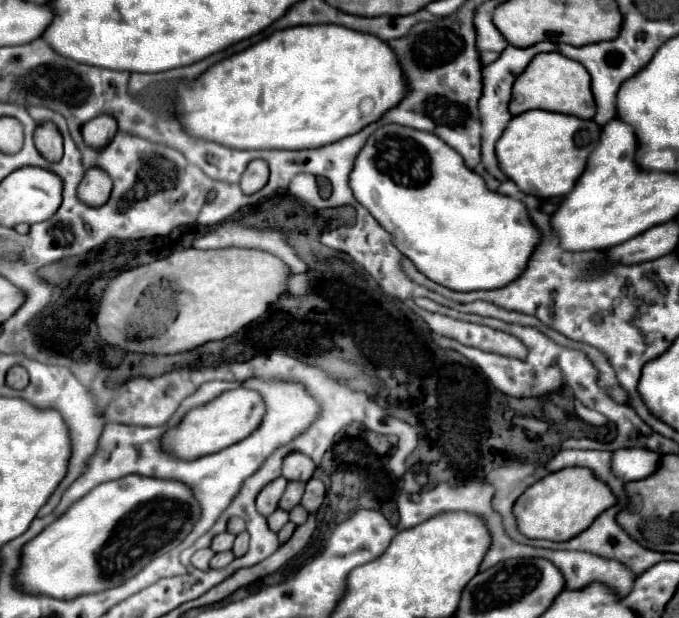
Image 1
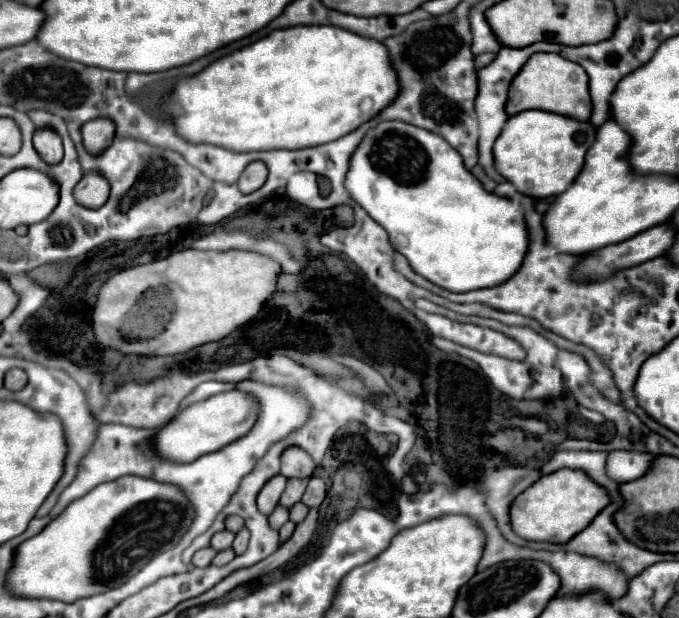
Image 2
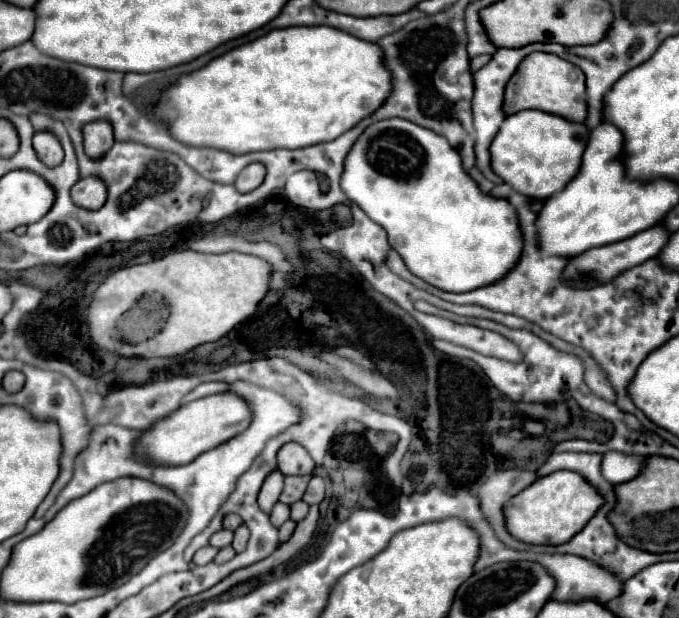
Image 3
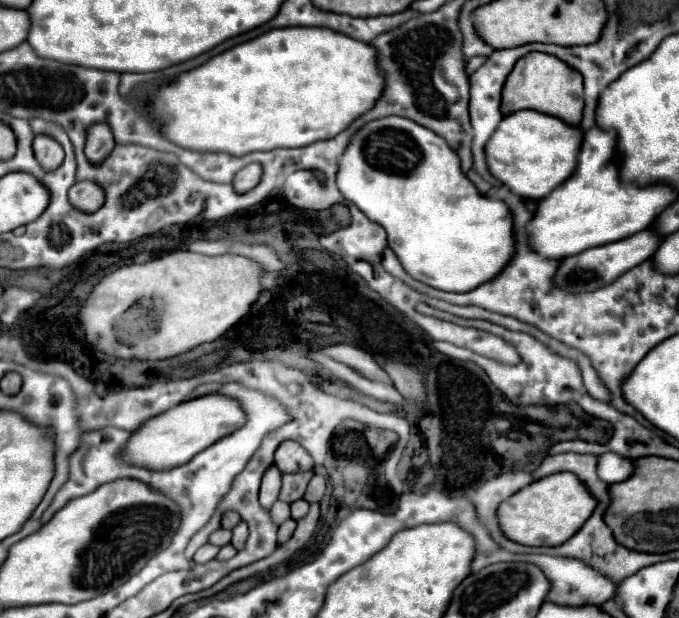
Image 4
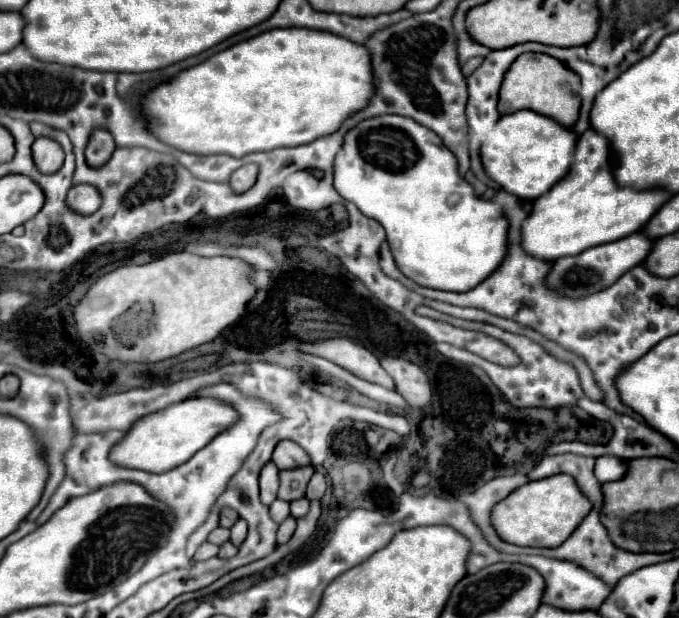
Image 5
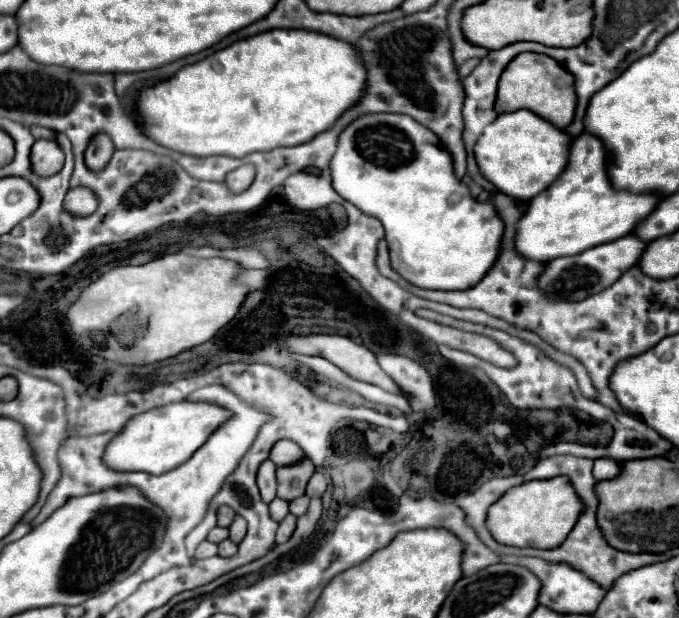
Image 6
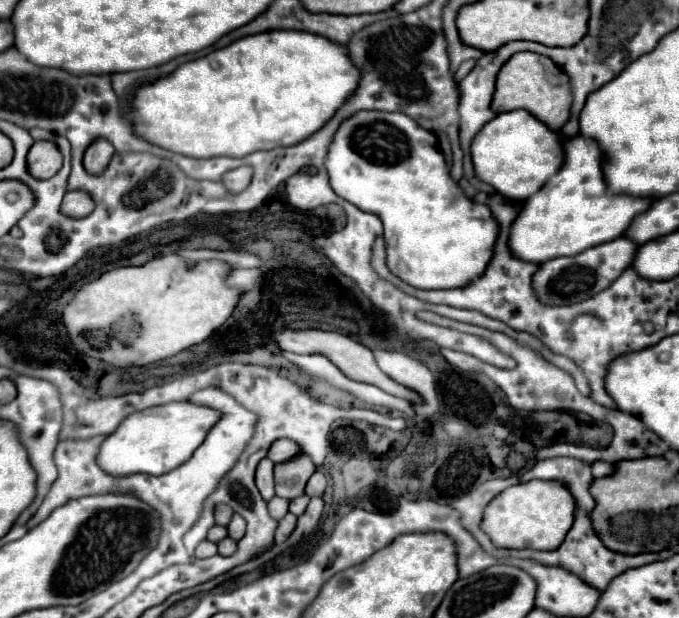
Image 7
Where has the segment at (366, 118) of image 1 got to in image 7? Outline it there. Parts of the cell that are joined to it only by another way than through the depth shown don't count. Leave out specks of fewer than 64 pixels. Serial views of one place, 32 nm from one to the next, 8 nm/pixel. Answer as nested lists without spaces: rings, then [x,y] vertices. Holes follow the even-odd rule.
[[[262,32],[240,38],[230,46],[216,50],[194,62],[186,62],[170,76],[142,86],[132,108],[126,110],[128,120],[134,112],[136,134],[160,148],[190,158],[232,156],[244,158],[256,150],[272,150],[276,146],[294,146],[318,132],[340,106],[352,96],[360,84],[362,72],[350,60],[344,44],[332,42],[312,32]]]

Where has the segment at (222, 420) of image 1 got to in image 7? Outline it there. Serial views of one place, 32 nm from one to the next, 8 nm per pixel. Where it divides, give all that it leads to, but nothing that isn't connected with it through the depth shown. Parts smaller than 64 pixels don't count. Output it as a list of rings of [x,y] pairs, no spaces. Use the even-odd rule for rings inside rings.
[[[170,402],[146,408],[128,416],[124,424],[120,424],[120,428],[106,438],[98,454],[98,464],[112,476],[128,476],[136,472],[160,476],[184,464],[220,418],[222,414],[218,410],[192,402]]]

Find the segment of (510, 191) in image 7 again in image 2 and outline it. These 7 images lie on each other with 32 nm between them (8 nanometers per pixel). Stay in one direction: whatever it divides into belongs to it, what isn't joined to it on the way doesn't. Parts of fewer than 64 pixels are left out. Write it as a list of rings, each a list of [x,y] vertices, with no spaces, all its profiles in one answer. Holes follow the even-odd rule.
[[[520,112],[520,116],[512,116],[504,124],[504,130],[494,144],[496,168],[508,182],[518,188],[518,192],[532,198],[552,198],[566,192],[566,188],[570,188],[570,184],[576,180],[584,166],[584,156],[594,144],[594,140],[596,126],[592,126],[590,122],[580,122],[568,116],[556,116],[552,112]]]

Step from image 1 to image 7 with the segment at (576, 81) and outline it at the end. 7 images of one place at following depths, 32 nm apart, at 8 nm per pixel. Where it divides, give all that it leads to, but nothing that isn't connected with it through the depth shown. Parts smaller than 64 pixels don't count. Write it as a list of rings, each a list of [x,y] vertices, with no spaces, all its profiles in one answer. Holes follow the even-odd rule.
[[[518,52],[504,64],[504,68],[498,74],[492,110],[496,114],[502,114],[524,108],[550,128],[562,130],[562,126],[570,118],[570,106],[572,106],[572,92],[568,88],[570,80],[566,72],[556,68],[556,64],[548,56],[540,56],[534,52]]]

